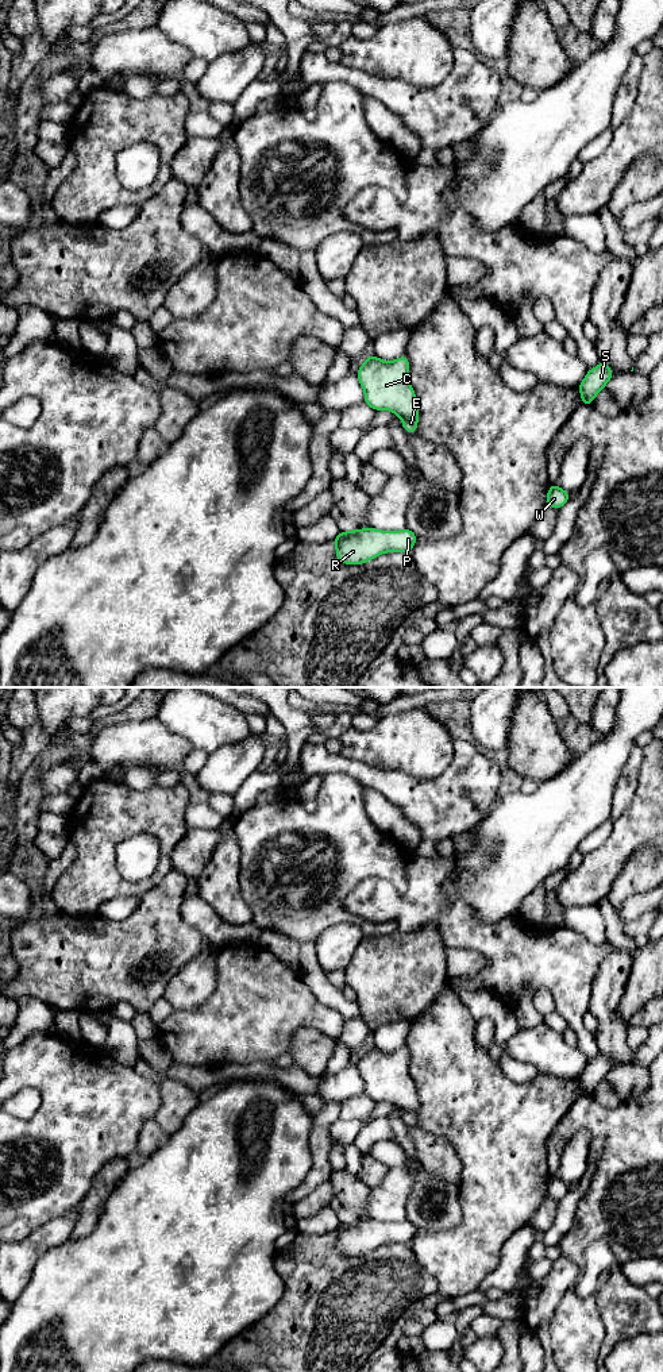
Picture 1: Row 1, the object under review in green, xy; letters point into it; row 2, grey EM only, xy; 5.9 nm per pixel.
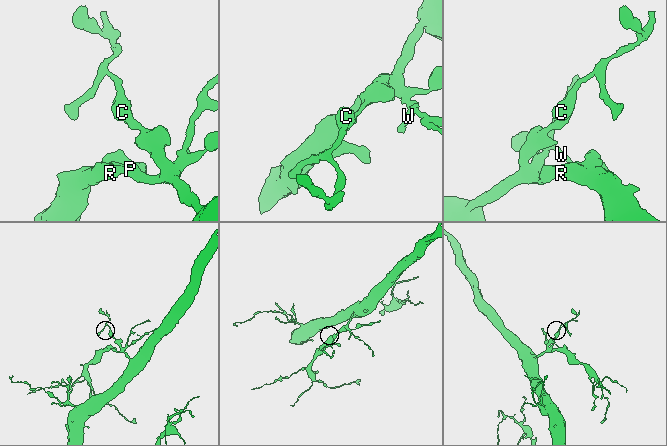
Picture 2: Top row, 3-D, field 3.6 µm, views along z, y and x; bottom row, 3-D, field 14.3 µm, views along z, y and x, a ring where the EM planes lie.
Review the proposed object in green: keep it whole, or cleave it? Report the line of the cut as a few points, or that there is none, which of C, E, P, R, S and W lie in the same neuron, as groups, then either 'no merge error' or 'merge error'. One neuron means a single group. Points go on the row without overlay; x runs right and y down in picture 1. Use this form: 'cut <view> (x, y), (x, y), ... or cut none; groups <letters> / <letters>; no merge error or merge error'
cut none; groups C E P R S W; no merge error

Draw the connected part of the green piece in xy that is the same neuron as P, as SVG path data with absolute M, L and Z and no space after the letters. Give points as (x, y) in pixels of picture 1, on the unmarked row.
M375 1219L340 1223L334 1236L336 1249L344 1256L362 1256L383 1244L410 1245L417 1229L408 1219L379 1222Z

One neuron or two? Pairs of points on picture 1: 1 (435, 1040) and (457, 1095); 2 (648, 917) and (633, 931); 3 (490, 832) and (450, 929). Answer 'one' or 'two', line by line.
1: one
2: one
3: two

